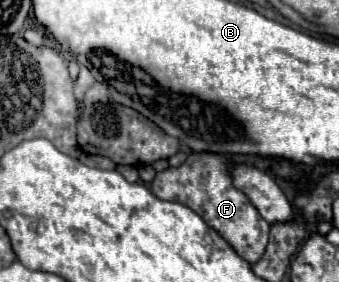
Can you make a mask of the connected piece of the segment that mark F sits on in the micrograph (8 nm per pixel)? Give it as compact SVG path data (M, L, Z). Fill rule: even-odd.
M207 152L189 154L189 158L179 168L157 172L155 180L151 182L151 192L161 200L181 202L187 208L195 210L213 230L217 230L229 242L229 246L245 262L253 264L263 256L269 240L269 232L265 232L267 222L261 220L261 216L255 216L255 206L231 184L229 162L223 156Z

